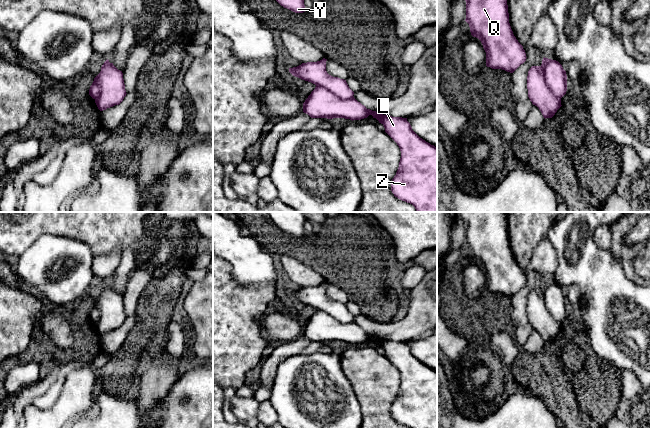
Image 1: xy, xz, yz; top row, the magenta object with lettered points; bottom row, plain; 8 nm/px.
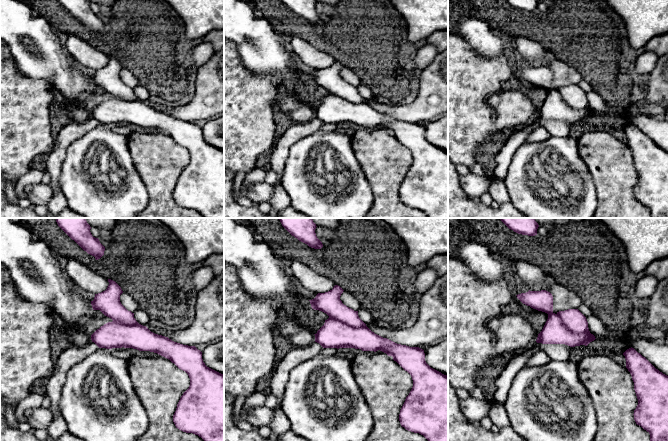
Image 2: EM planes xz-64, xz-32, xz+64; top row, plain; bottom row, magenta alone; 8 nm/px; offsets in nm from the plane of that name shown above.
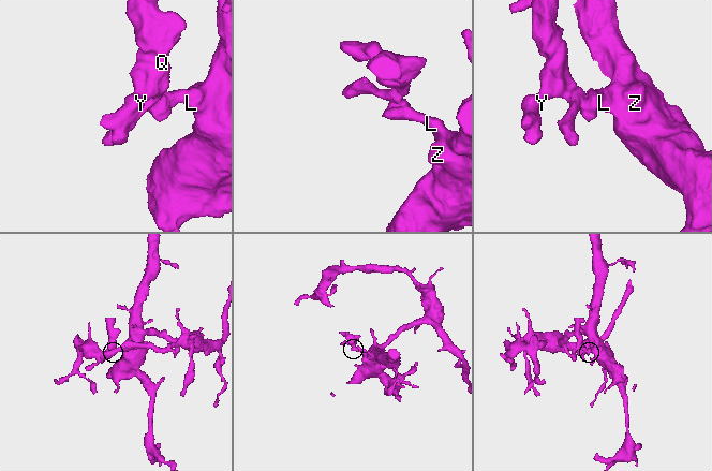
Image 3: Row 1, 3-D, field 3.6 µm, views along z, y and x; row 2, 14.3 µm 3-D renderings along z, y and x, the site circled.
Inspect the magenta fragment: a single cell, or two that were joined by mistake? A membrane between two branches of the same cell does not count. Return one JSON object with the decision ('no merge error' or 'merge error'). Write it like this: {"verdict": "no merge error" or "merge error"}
{"verdict": "merge error"}

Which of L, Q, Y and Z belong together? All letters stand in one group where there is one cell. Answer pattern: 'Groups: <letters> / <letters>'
Groups: L Z / Q Y

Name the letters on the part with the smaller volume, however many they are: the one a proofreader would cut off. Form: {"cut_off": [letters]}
{"cut_off": ["Q", "Y"]}

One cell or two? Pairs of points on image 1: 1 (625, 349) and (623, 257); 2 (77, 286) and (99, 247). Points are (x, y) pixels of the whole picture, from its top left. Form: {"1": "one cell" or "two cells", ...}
{"1": "two cells", "2": "two cells"}

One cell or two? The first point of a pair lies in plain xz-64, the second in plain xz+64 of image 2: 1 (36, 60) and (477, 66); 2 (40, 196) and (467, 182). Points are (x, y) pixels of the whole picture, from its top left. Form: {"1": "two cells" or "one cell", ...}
{"1": "two cells", "2": "one cell"}

